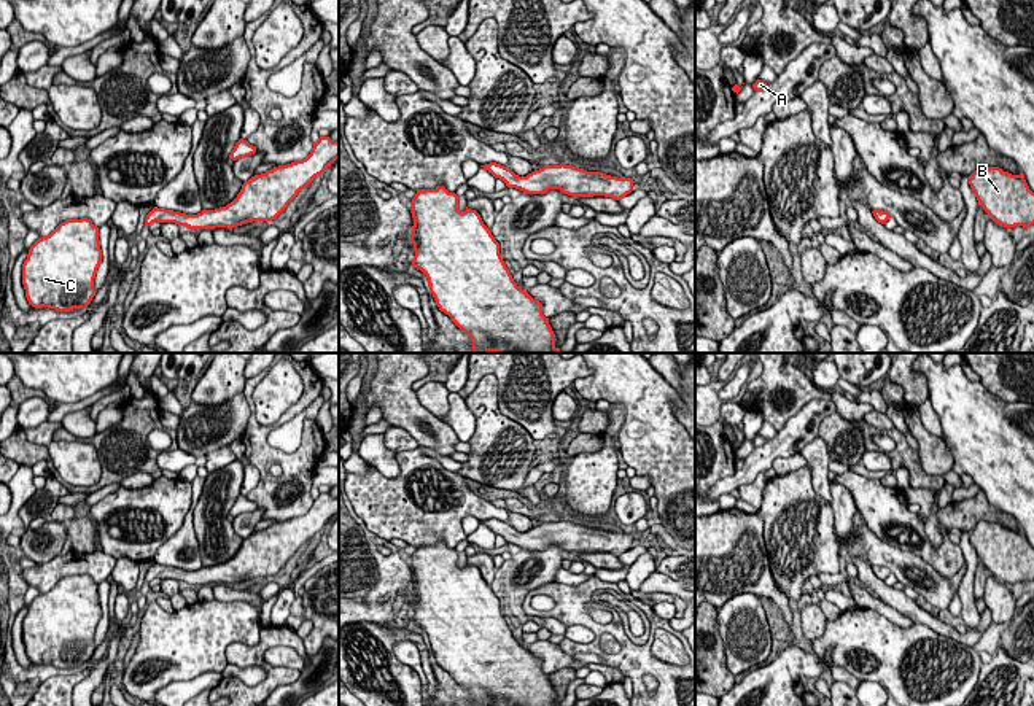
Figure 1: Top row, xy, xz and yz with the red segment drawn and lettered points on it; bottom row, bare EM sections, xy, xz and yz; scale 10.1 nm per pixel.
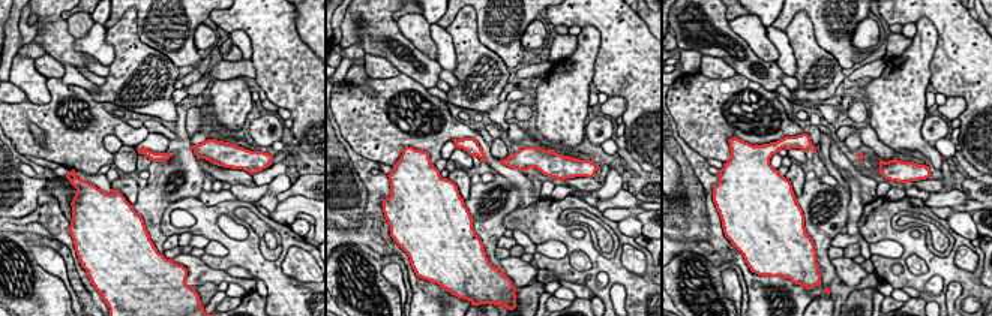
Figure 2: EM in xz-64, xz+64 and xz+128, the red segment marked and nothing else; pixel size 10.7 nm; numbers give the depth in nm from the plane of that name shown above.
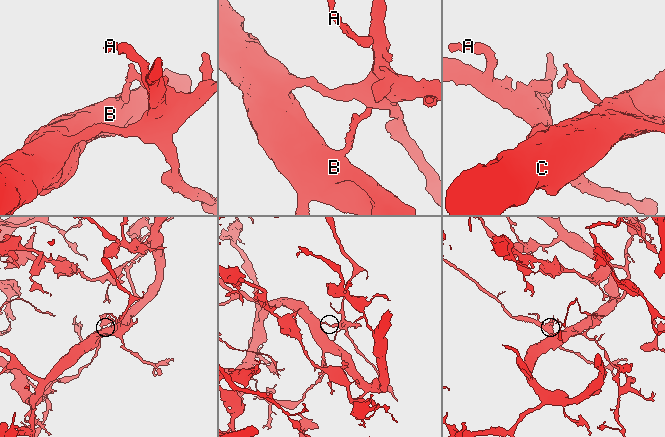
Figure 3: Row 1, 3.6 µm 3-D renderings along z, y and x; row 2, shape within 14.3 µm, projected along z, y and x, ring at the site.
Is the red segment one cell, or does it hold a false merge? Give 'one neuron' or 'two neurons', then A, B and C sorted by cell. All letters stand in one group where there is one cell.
one neuron | A B C

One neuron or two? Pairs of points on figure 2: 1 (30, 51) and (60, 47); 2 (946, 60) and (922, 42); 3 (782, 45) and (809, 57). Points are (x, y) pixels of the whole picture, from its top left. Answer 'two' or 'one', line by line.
1: two
2: two
3: two

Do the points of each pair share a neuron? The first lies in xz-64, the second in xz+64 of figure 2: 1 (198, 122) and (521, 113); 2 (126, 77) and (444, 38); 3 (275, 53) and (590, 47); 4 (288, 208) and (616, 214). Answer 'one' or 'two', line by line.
1: one
2: two
3: two
4: two

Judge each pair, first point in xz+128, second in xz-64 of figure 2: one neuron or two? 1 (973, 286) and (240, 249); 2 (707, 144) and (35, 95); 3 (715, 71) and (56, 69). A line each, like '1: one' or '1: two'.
1: one
2: two
3: one

